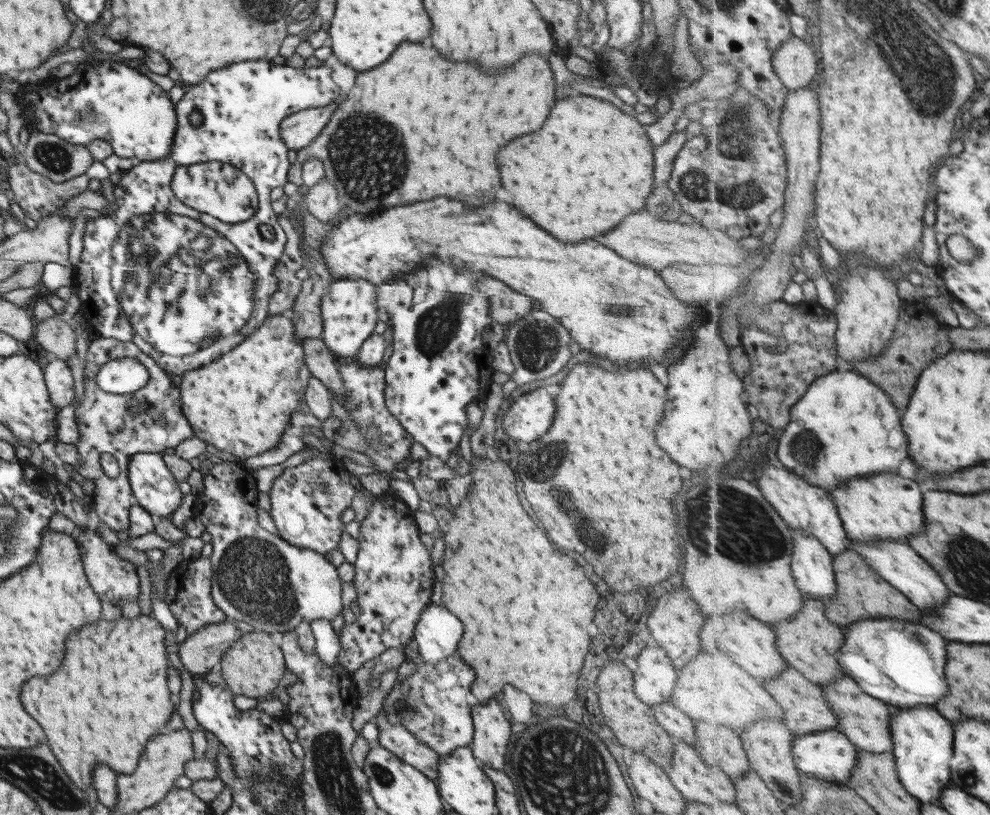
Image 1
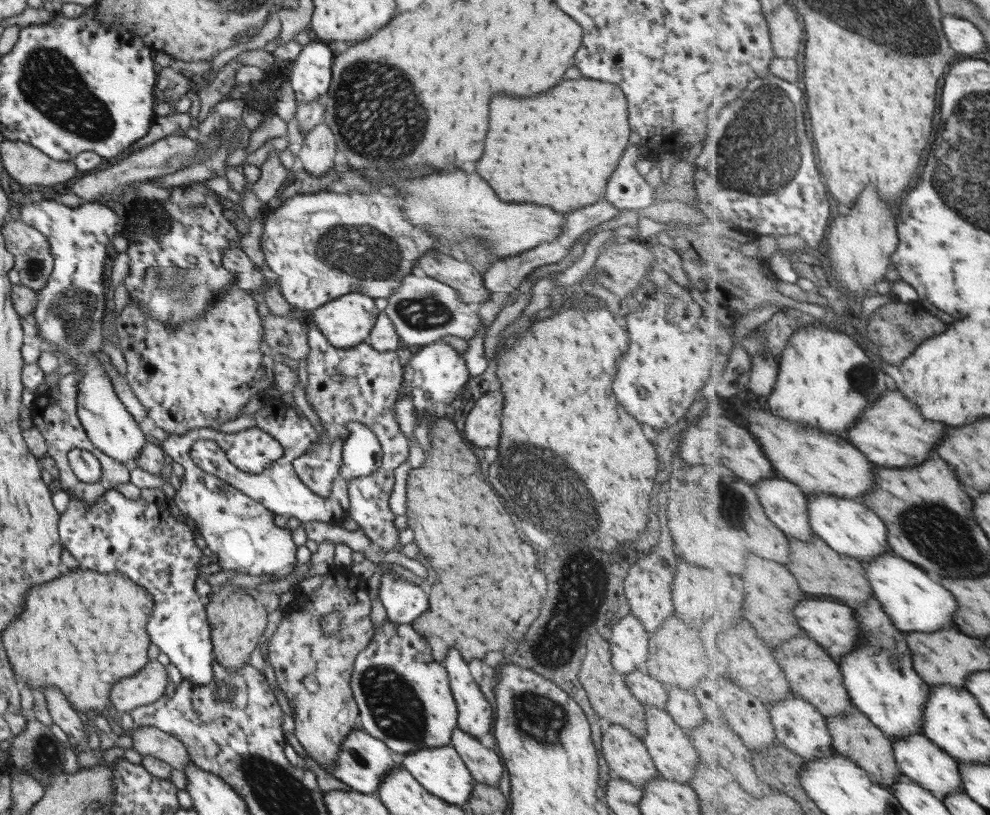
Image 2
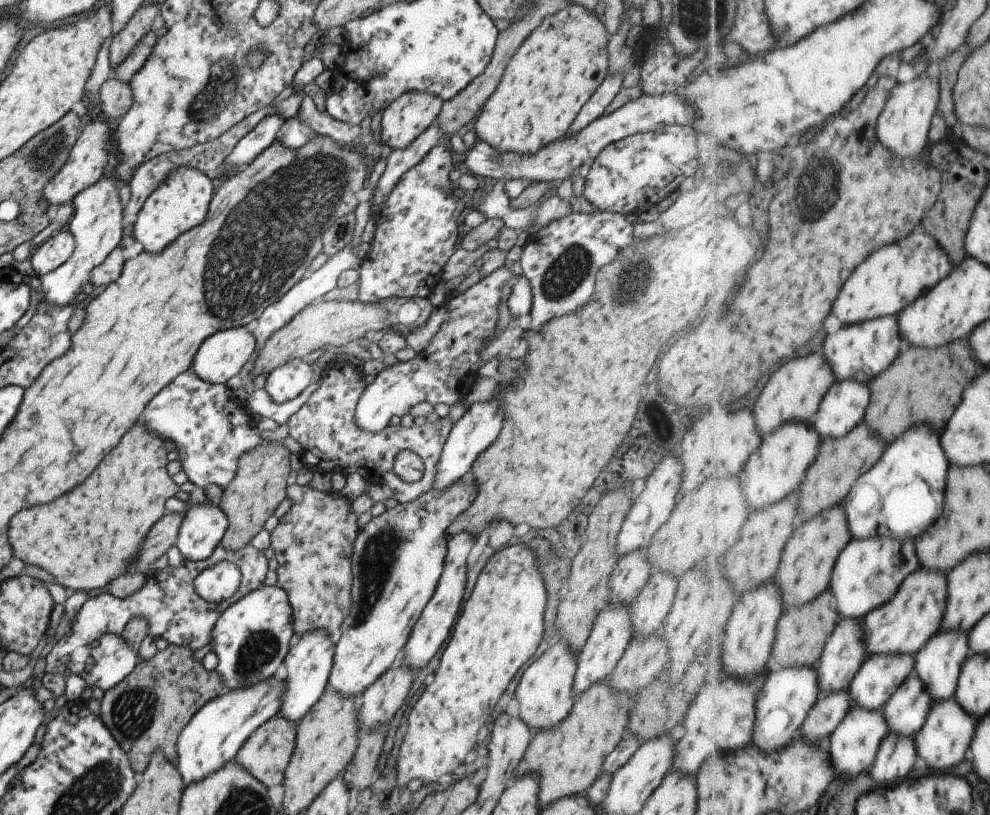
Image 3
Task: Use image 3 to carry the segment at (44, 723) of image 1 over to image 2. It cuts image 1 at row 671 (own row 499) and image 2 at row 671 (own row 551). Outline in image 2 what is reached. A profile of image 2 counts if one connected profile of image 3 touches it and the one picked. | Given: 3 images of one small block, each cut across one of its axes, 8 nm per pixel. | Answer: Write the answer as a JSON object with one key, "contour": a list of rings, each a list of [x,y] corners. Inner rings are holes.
{"contour":[[[80,567],[78,570],[73,571],[73,576],[71,576],[71,570],[63,568],[59,576],[53,578],[51,582],[35,584],[35,586],[31,586],[31,588],[27,590],[23,616],[19,616],[13,624],[9,624],[9,626],[7,626],[7,632],[1,636],[1,638],[3,638],[5,654],[7,654],[7,662],[11,664],[12,673],[21,676],[23,684],[27,684],[30,689],[33,688],[33,690],[41,691],[43,688],[53,686],[65,696],[65,700],[71,704],[73,710],[86,712],[87,715],[91,717],[96,715],[106,716],[105,710],[109,707],[109,690],[111,690],[111,684],[121,678],[133,676],[133,674],[141,670],[141,668],[148,663],[147,646],[149,646],[150,642],[148,632],[146,632],[146,625],[148,624],[147,618],[149,618],[149,614],[151,614],[151,608],[153,608],[153,601],[149,592],[121,573],[103,574]]]}

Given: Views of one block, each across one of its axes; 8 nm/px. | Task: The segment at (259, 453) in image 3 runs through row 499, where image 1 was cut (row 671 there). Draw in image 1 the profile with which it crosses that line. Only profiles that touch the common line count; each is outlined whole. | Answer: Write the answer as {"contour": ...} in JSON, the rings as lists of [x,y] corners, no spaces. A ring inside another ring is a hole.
{"contour":[[[254,630],[242,634],[236,644],[227,648],[220,658],[221,680],[227,684],[232,695],[259,698],[275,691],[283,676],[284,660],[280,647],[273,644],[269,633]]]}

